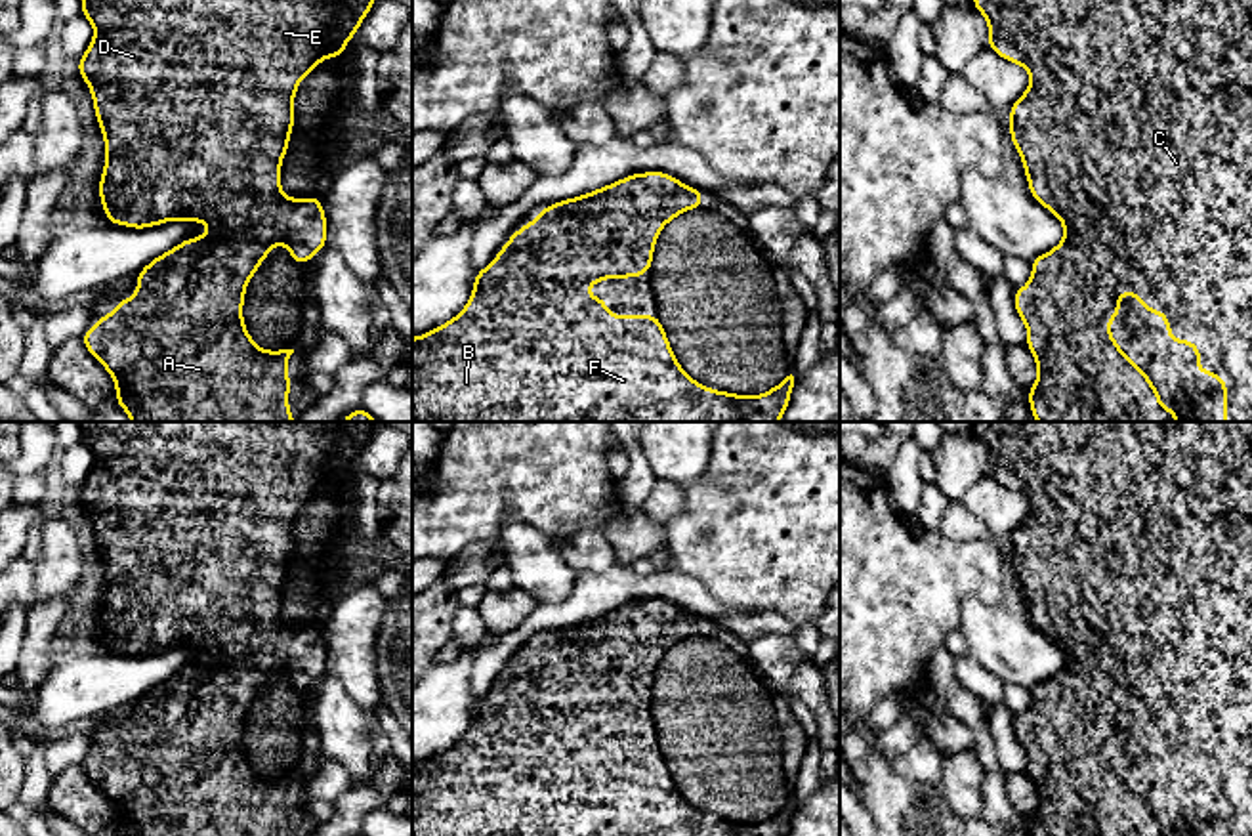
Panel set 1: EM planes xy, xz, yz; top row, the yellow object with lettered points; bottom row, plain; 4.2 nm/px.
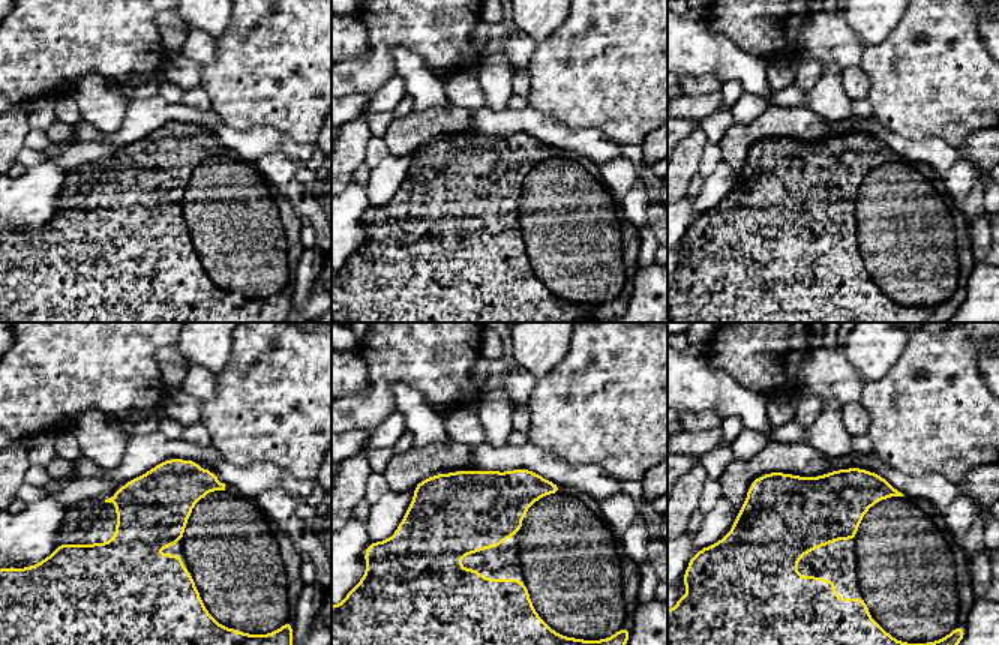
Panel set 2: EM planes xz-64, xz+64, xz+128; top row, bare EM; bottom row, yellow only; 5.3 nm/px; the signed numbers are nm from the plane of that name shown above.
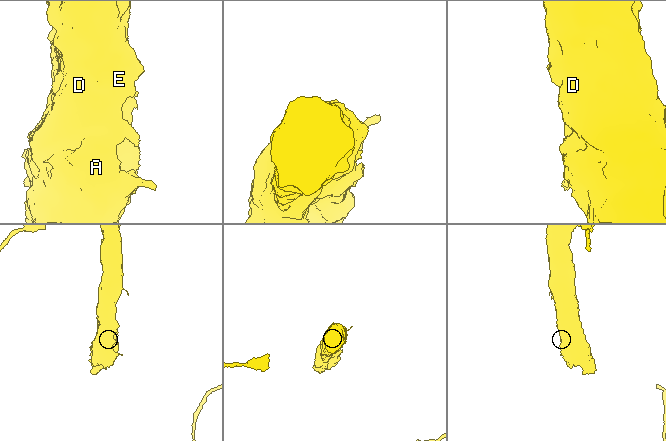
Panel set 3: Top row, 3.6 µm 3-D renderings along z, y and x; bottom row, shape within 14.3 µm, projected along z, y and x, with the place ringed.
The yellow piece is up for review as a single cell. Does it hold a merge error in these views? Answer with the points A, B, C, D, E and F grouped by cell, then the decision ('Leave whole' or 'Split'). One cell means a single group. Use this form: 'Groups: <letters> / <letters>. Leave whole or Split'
Groups: A B C D E F. Leave whole

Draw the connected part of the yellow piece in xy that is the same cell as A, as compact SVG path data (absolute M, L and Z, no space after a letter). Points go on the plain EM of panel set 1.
M80 422L80 441L94 452L95 464L78 487L78 502L90 513L95 546L105 567L105 596L99 609L101 634L107 651L145 657L172 647L202 649L214 658L187 666L166 681L155 685L137 700L134 725L118 729L113 741L101 744L82 762L86 777L113 802L116 813L115 828L122 836L288 836L288 786L294 777L265 779L248 763L242 748L246 712L281 670L296 691L307 693L309 685L326 672L326 645L319 624L286 626L281 618L281 588L288 578L288 567L296 542L292 536L298 512L324 485L342 485L345 470L357 464L361 449L370 439L378 422Z

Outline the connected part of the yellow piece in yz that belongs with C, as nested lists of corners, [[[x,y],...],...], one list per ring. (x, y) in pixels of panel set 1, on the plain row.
[[[973,422],[971,431],[987,445],[987,475],[1010,491],[1023,492],[1031,502],[1027,519],[1010,536],[1010,563],[1021,582],[1029,618],[1036,630],[1063,649],[1065,658],[1063,668],[1054,678],[1031,689],[1033,704],[1025,716],[1017,716],[1013,721],[1013,733],[1029,760],[1025,773],[1038,796],[1038,805],[1029,817],[1031,836],[1162,836],[1160,821],[1149,804],[1116,773],[1109,758],[1109,750],[1118,746],[1120,721],[1134,721],[1143,731],[1145,741],[1160,741],[1166,746],[1170,769],[1191,771],[1197,777],[1197,800],[1223,809],[1223,836],[1252,836],[1252,422]]]

